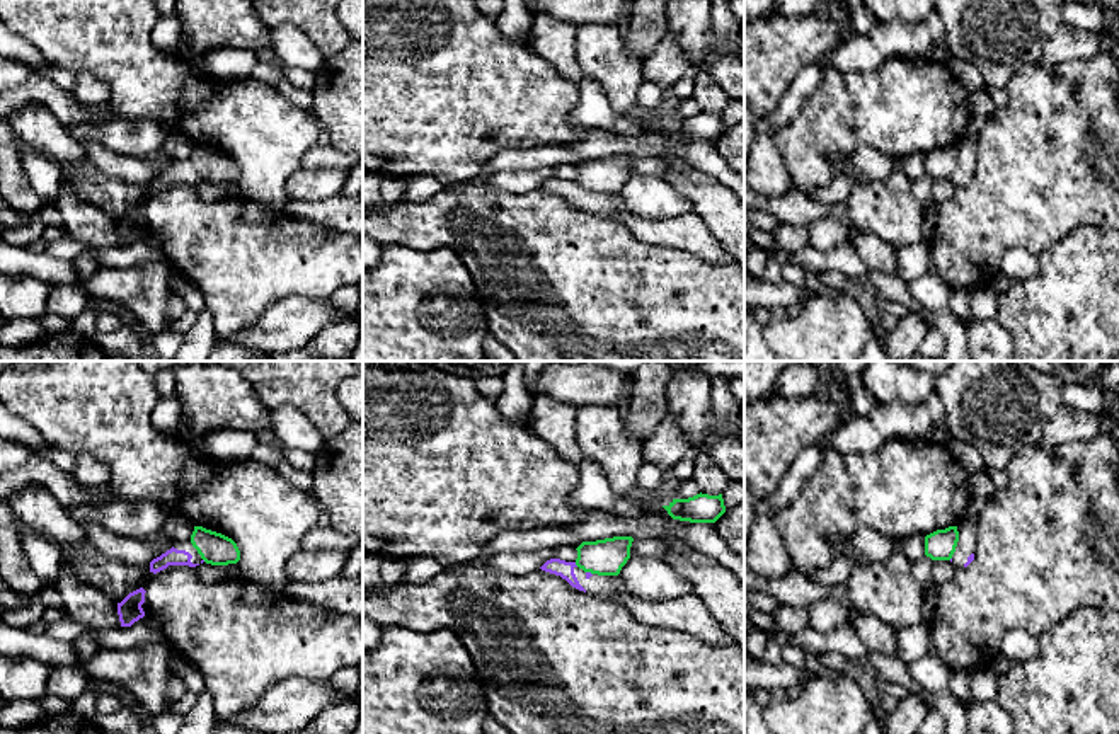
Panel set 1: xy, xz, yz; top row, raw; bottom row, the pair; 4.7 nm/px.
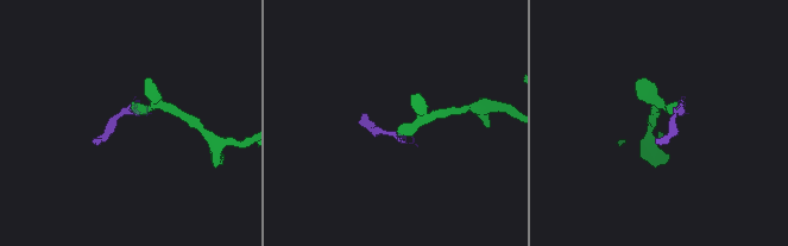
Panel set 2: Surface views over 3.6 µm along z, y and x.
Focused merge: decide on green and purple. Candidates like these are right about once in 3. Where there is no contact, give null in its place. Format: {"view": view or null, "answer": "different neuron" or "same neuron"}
{"view": "xz", "answer": "different neuron"}

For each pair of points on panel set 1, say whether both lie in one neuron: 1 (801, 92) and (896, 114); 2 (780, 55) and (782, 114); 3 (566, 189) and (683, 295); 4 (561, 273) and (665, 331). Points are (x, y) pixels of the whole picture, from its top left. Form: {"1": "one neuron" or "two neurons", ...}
{"1": "two neurons", "2": "two neurons", "3": "two neurons", "4": "one neuron"}

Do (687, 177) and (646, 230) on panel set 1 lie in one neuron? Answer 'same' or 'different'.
different

